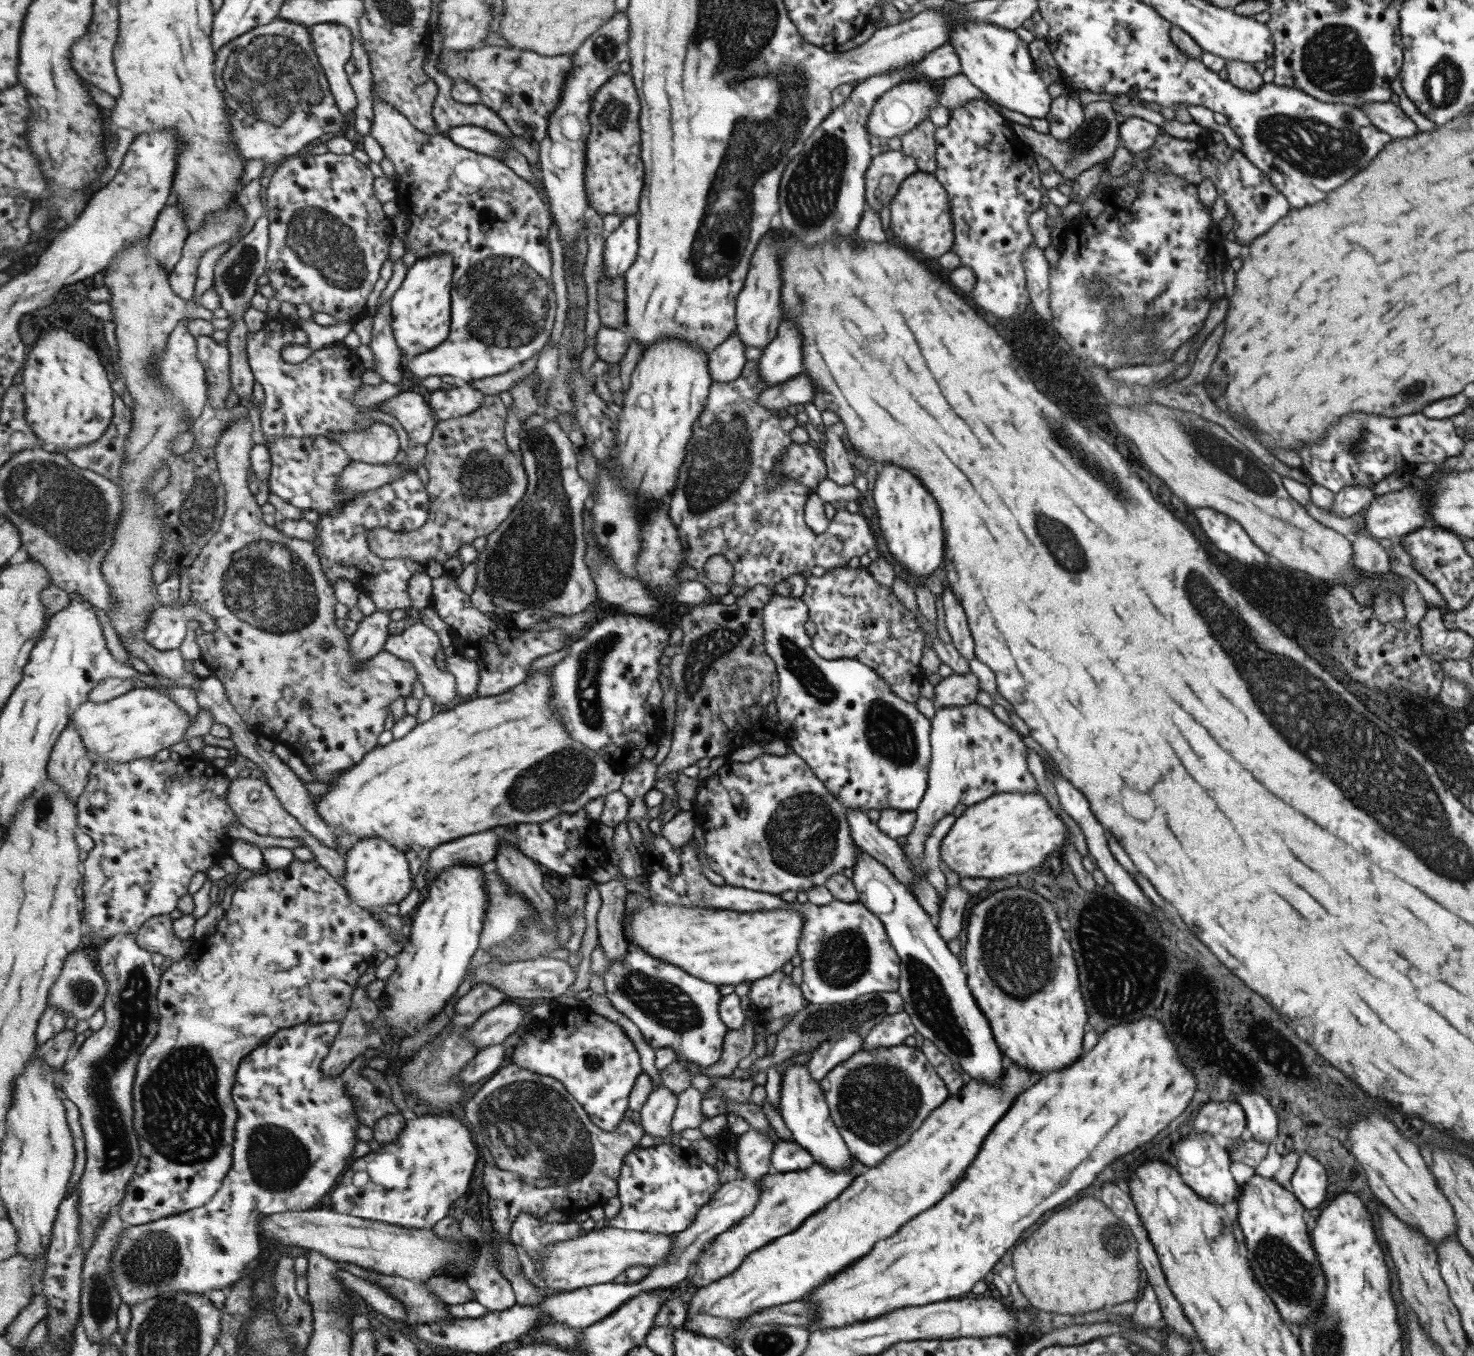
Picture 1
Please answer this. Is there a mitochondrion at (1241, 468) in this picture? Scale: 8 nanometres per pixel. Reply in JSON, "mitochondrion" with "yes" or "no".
{"mitochondrion":"yes"}

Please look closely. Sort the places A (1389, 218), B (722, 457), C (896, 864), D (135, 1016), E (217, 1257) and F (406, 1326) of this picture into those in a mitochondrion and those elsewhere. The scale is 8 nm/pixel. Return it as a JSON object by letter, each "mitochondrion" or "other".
{"A":"other","B":"mitochondrion","C":"other","D":"mitochondrion","E":"other","F":"other"}

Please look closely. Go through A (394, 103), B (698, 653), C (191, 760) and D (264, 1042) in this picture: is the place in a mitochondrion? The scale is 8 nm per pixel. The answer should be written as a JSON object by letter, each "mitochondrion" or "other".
{"A":"other","B":"mitochondrion","C":"other","D":"other"}

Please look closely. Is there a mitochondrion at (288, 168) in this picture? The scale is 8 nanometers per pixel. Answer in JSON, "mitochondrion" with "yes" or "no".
{"mitochondrion":"no"}

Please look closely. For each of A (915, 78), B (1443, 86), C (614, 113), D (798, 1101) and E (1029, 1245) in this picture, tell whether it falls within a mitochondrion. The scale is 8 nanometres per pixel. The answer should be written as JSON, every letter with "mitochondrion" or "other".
{"A":"other","B":"mitochondrion","C":"mitochondrion","D":"other","E":"other"}

